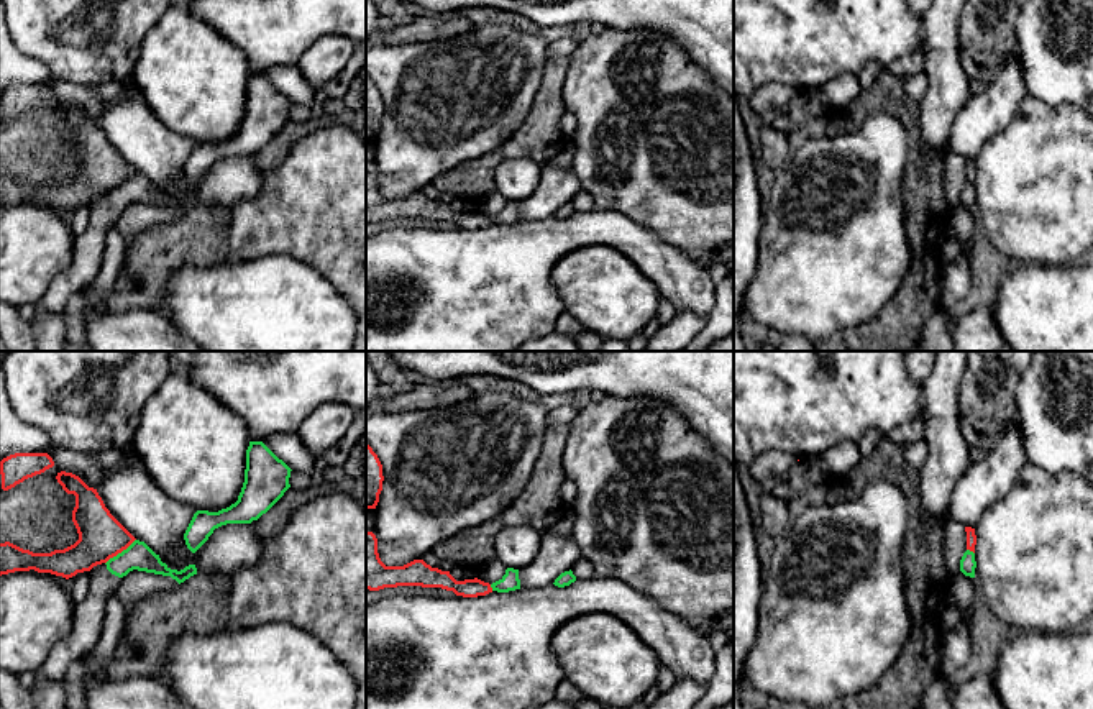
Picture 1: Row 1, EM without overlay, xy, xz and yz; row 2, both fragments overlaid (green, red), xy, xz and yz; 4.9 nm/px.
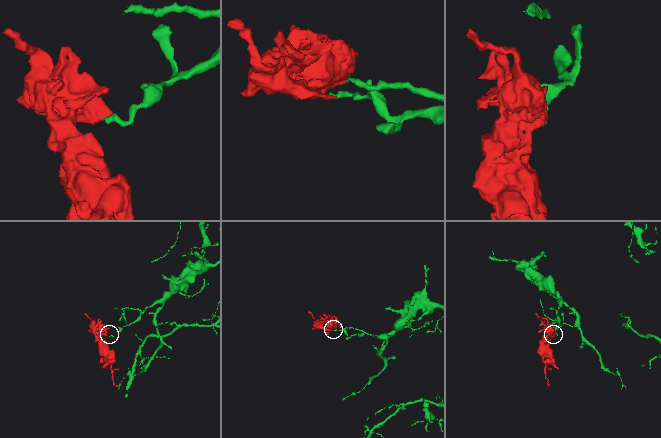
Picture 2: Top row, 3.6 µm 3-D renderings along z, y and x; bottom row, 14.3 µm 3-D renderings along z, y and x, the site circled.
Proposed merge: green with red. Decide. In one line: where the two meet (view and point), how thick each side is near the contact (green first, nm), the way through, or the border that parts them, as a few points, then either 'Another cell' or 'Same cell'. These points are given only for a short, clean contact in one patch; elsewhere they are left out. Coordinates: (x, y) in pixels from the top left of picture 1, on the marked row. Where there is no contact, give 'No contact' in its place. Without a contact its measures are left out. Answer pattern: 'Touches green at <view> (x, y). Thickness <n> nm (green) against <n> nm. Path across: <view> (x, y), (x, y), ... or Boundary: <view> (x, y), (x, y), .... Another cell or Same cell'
Touches green at xy (122, 552). Thickness 140 nm (green) against 220 nm. Boundary: xy (135, 539), (105, 563). Another cell

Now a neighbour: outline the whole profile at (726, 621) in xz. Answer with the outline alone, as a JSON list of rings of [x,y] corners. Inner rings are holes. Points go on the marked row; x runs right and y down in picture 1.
[[[734,607],[717,619],[696,625],[704,635],[707,635],[712,627],[724,627],[729,635],[729,643],[734,648]]]

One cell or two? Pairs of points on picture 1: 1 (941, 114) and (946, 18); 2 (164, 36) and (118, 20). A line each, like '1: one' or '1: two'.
1: one
2: two

